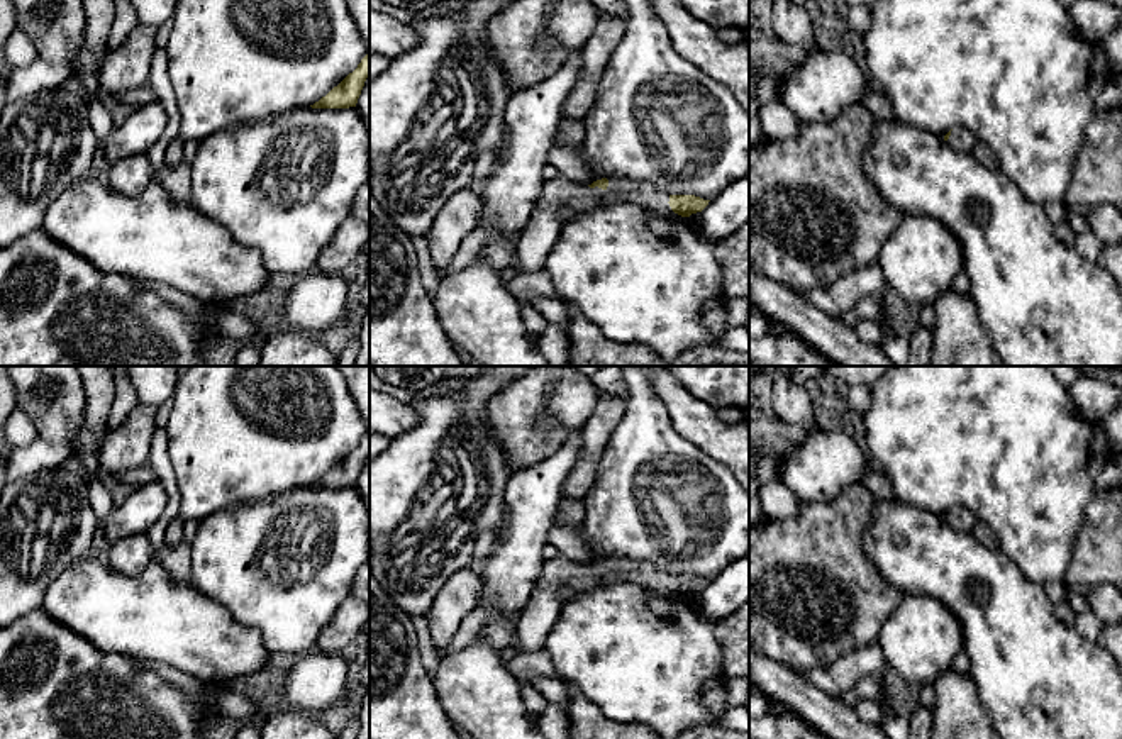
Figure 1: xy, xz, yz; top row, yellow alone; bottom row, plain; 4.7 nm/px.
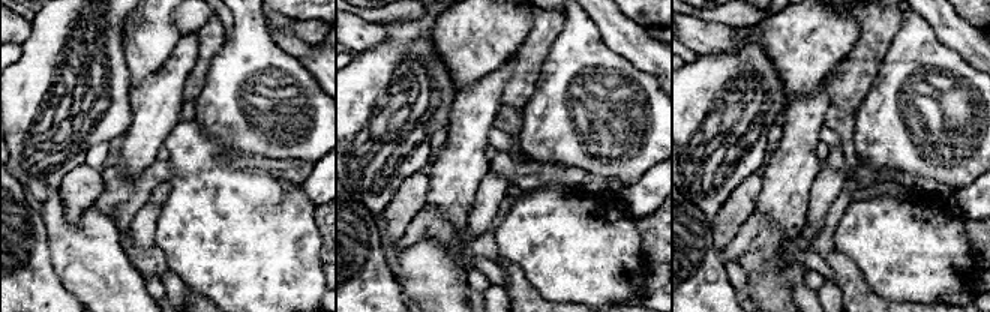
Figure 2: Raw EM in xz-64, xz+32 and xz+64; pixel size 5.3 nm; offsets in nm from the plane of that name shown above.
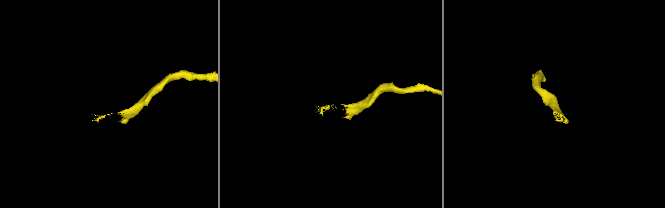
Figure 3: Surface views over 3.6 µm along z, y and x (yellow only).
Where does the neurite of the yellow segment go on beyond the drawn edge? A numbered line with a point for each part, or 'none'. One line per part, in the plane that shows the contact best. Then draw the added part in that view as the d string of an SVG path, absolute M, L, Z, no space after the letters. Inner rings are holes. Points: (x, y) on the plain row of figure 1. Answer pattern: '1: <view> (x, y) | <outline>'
1: xz (558, 570) | M556 554L544 561L536 585L558 585L568 586L575 592L583 592L614 581L630 581L664 593L675 593L668 583L669 575L658 571L647 561L625 558L612 558L608 559L608 566L602 570L598 566L590 568L588 564L578 564Z

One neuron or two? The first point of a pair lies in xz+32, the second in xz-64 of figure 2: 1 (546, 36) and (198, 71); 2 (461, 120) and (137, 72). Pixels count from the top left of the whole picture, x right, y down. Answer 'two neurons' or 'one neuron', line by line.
1: one neuron
2: two neurons

